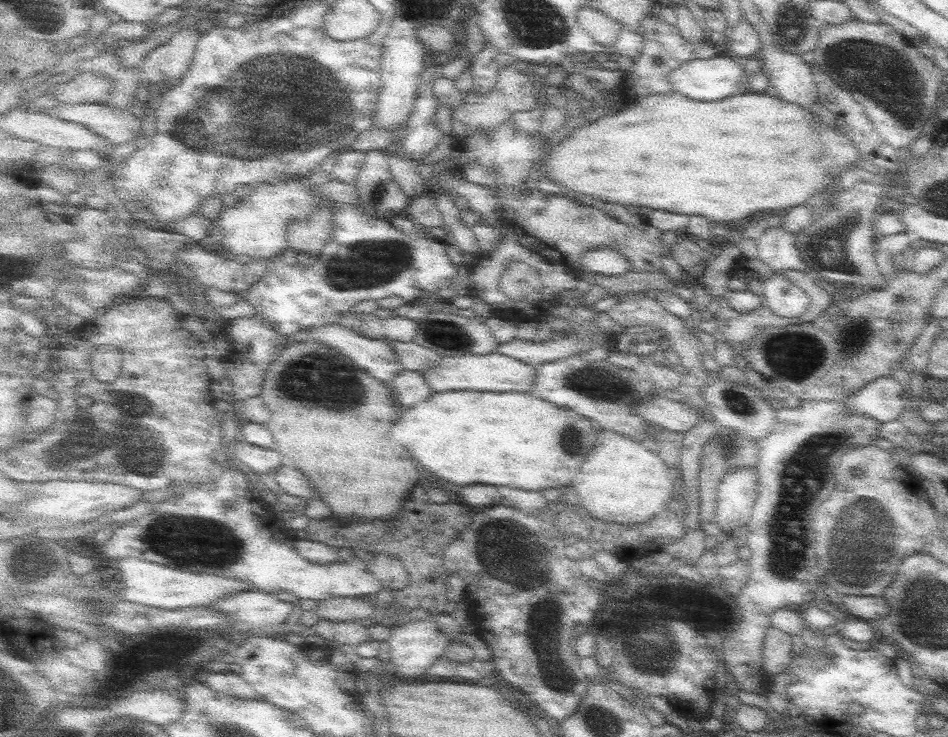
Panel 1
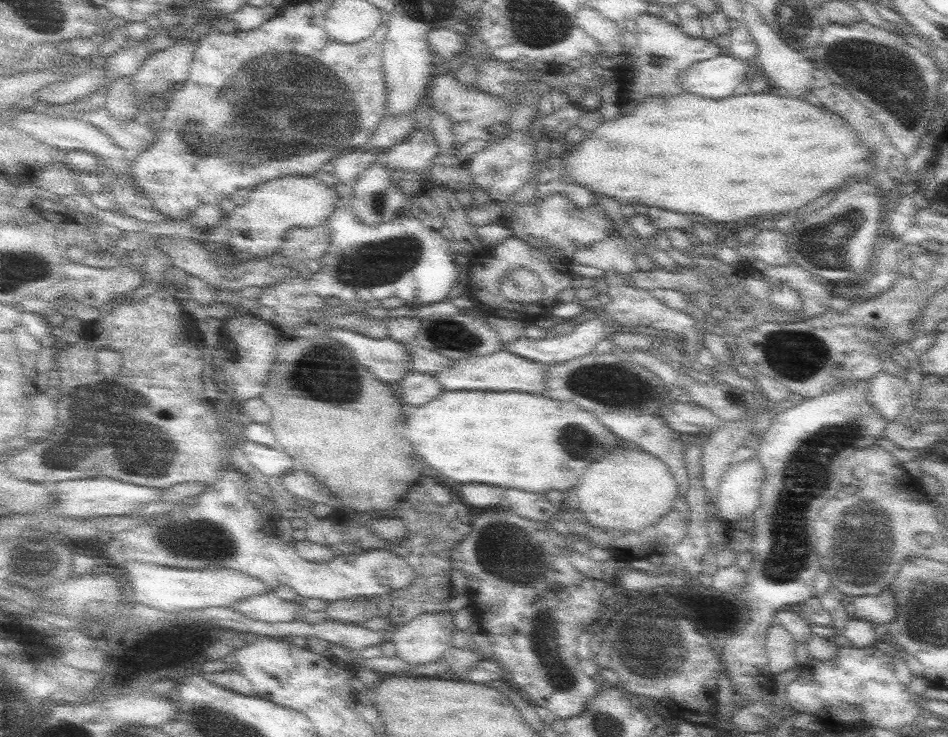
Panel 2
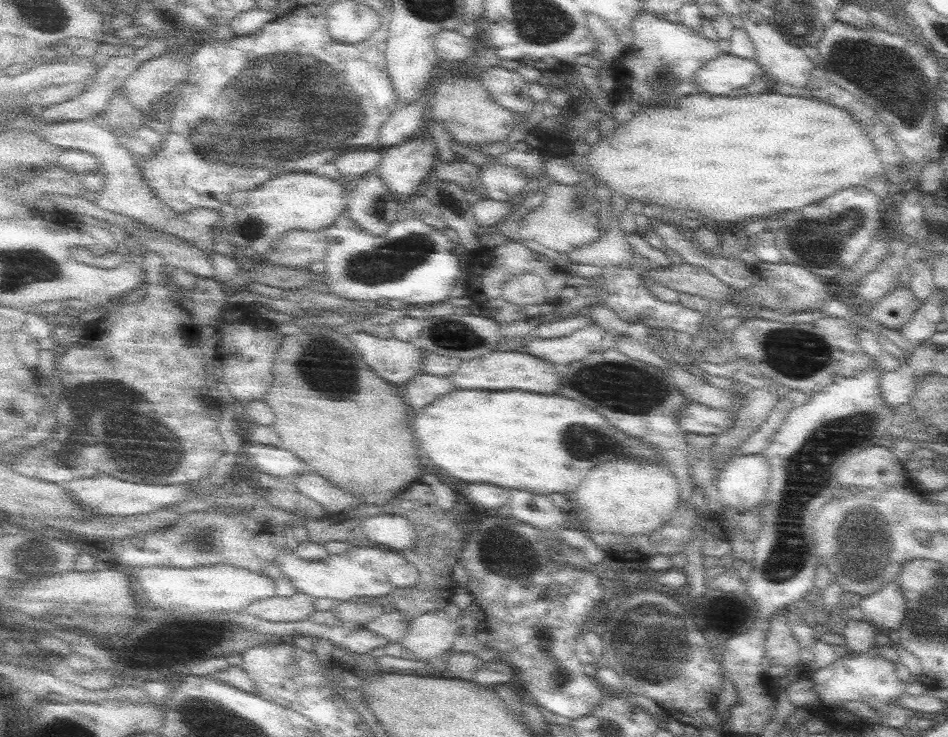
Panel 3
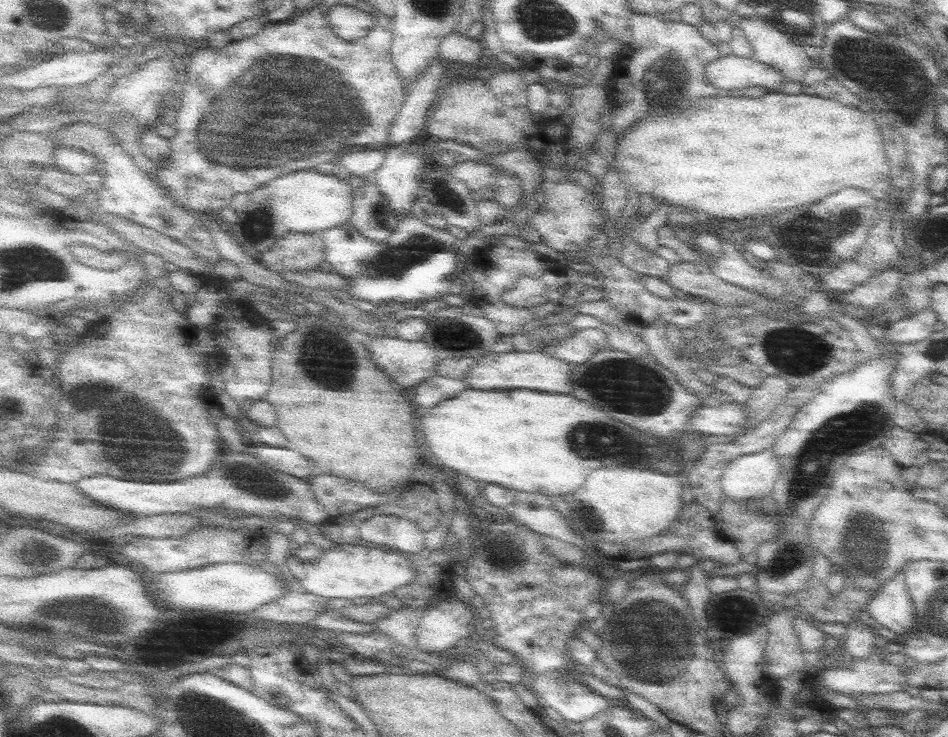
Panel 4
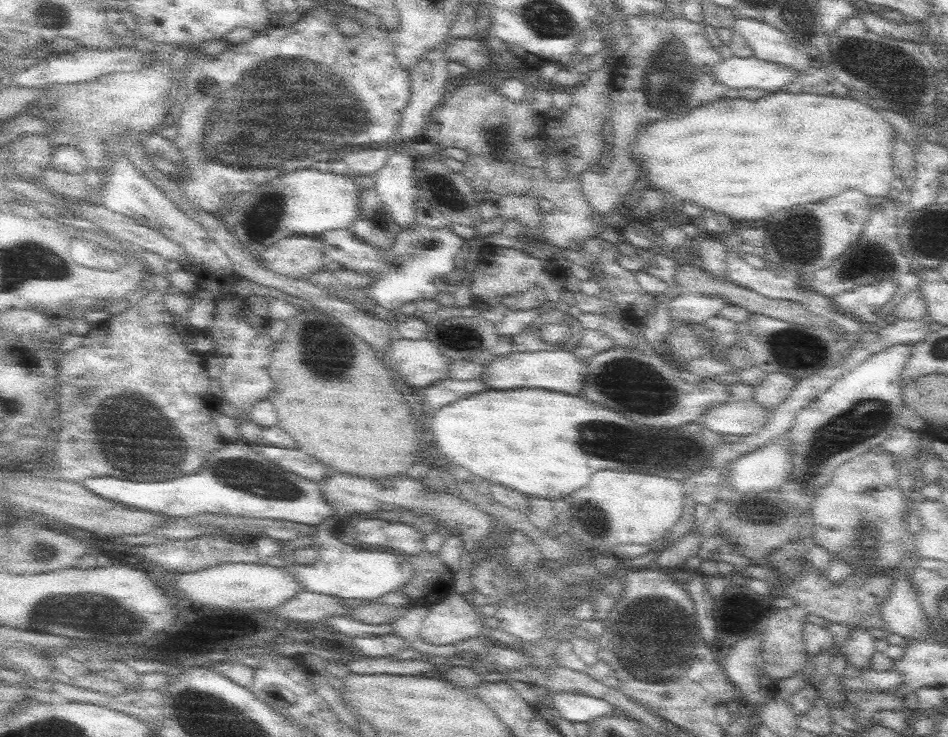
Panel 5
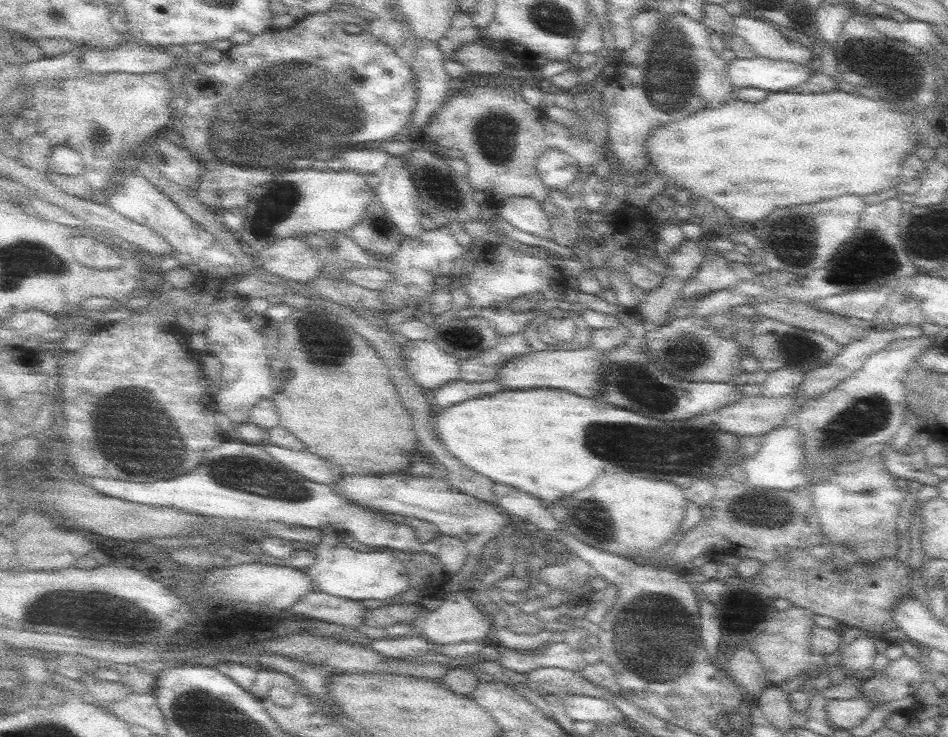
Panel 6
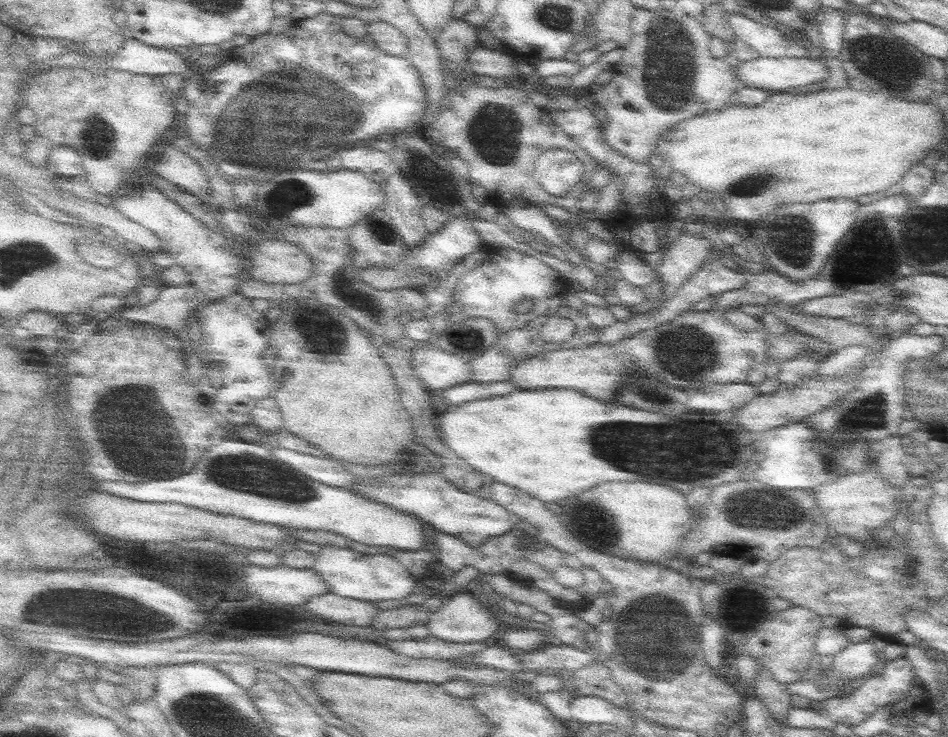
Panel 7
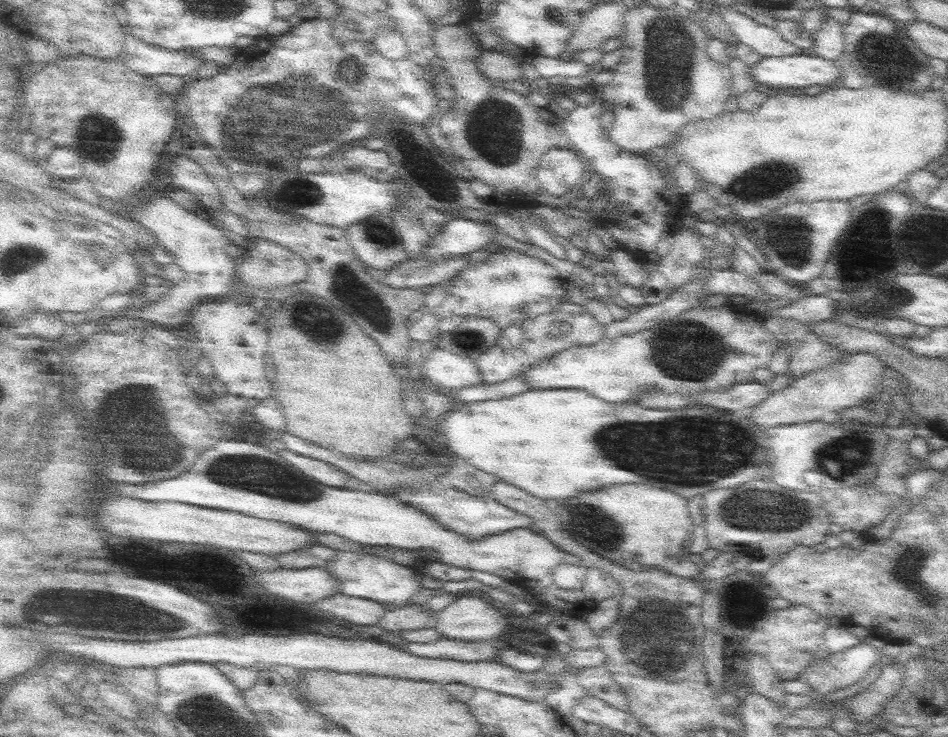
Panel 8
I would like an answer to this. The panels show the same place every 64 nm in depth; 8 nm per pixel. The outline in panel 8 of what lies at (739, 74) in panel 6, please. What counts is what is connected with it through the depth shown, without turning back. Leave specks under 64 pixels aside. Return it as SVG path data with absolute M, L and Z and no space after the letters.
M800 54L763 57L749 68L749 74L756 85L765 85L768 89L806 88L816 84L826 88L844 75L840 67L838 62L822 59L821 56Z

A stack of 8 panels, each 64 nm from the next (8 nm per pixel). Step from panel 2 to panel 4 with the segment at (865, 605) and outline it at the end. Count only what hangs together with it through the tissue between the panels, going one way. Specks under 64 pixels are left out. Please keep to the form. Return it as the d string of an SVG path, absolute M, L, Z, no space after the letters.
M904 569L896 572L896 578L886 582L868 602L868 613L881 626L890 628L893 636L902 636L914 629L916 612L906 584Z

